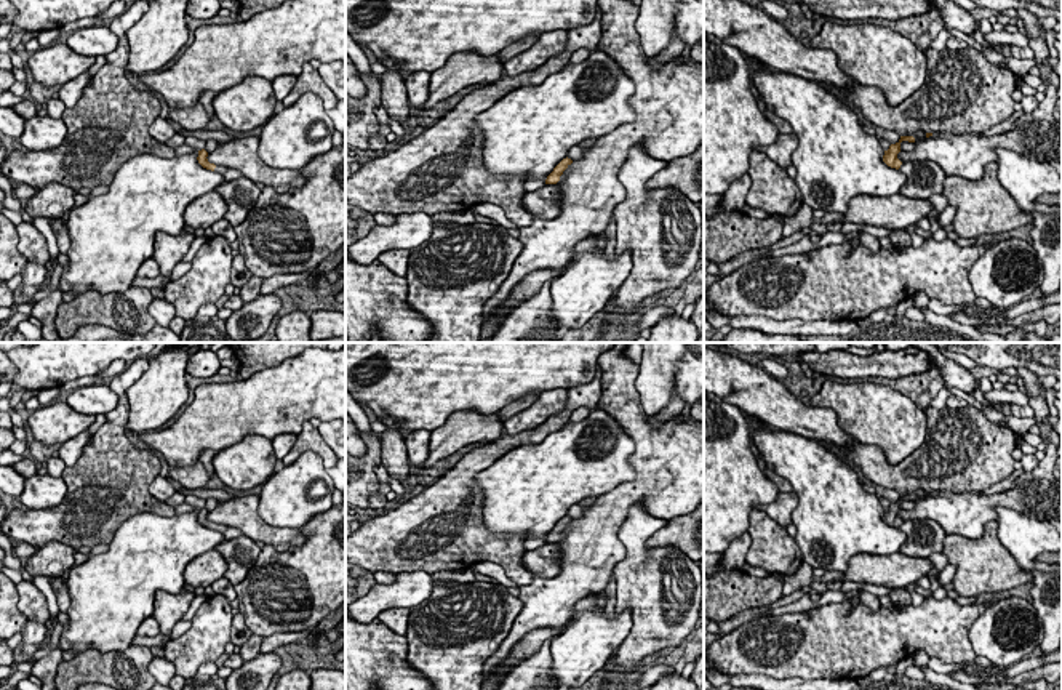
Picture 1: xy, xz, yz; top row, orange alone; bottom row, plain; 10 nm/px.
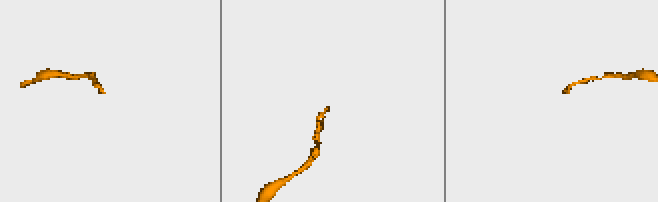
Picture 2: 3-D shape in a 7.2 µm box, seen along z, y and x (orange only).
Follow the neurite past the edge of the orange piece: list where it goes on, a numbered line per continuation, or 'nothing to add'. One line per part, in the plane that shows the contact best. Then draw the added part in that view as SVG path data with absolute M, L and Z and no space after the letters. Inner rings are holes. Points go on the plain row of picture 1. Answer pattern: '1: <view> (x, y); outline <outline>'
1: xy (227, 532); outline M216 524L214 530L219 532L224 536L224 540L234 540L243 535L238 528L221 525L221 524Z

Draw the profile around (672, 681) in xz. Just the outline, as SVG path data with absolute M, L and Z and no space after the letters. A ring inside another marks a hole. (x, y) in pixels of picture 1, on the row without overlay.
M673 669L664 677L661 677L656 684L651 685L651 690L697 690L691 676L683 677L677 674Z

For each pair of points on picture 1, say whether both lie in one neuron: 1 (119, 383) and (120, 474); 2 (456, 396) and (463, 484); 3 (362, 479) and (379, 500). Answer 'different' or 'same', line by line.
1: same
2: different
3: different

